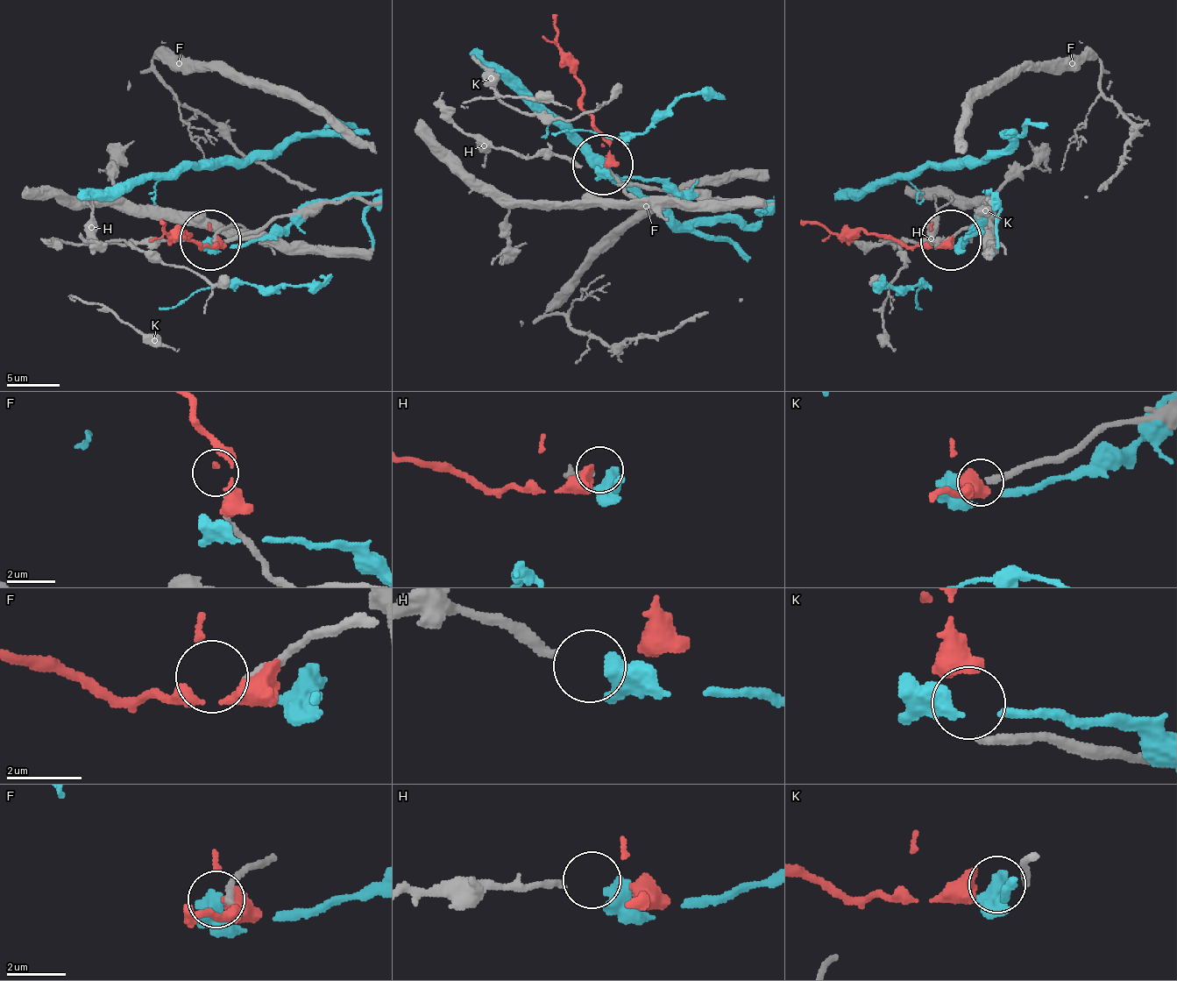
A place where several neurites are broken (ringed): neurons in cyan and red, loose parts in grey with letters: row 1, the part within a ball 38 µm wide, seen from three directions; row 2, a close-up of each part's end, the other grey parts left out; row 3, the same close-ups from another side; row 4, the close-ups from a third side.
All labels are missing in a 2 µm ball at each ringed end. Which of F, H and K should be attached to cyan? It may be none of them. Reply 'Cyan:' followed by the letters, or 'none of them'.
Cyan: H

